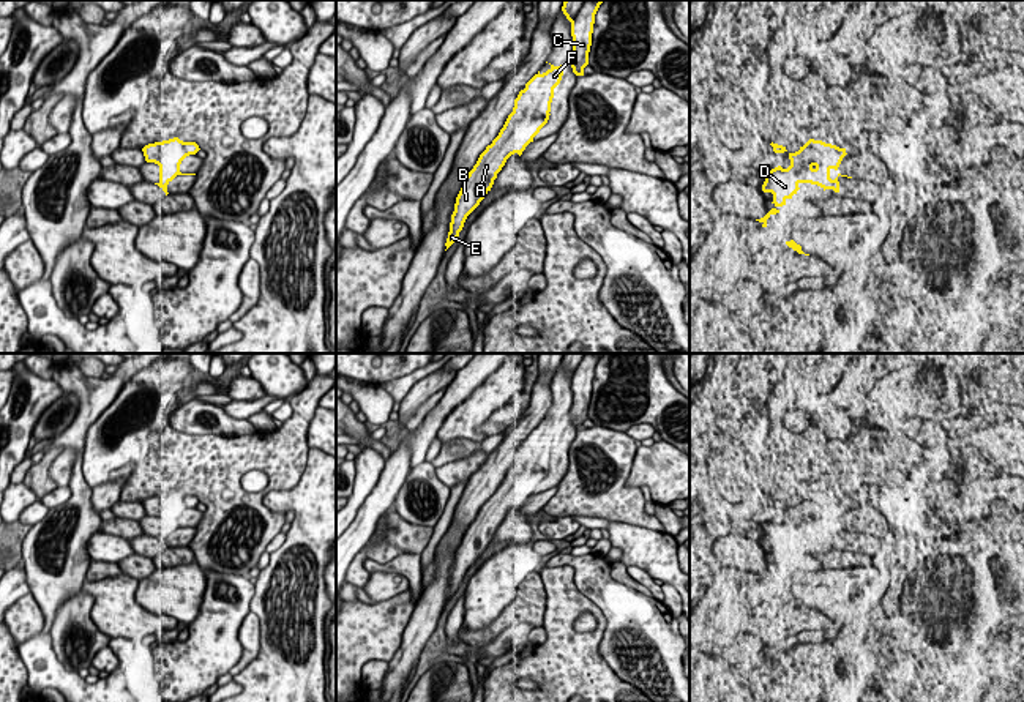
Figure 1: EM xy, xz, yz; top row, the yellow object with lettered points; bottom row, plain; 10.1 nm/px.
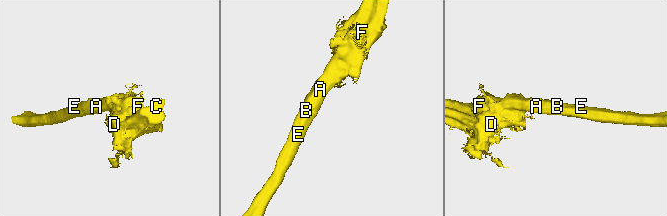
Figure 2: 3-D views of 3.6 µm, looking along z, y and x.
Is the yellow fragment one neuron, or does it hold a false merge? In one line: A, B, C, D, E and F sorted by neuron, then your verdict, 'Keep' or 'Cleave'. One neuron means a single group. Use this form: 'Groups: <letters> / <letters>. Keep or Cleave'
Groups: A B C D E F. Keep

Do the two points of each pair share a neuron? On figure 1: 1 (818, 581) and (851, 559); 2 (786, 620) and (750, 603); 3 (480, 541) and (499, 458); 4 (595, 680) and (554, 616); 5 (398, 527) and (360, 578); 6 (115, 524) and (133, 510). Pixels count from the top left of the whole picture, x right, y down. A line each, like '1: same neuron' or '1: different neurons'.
1: different neurons
2: same neuron
3: same neuron
4: same neuron
5: same neuron
6: same neuron

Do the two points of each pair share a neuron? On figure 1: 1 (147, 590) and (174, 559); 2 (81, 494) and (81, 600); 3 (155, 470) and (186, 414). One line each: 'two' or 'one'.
1: two
2: two
3: two

